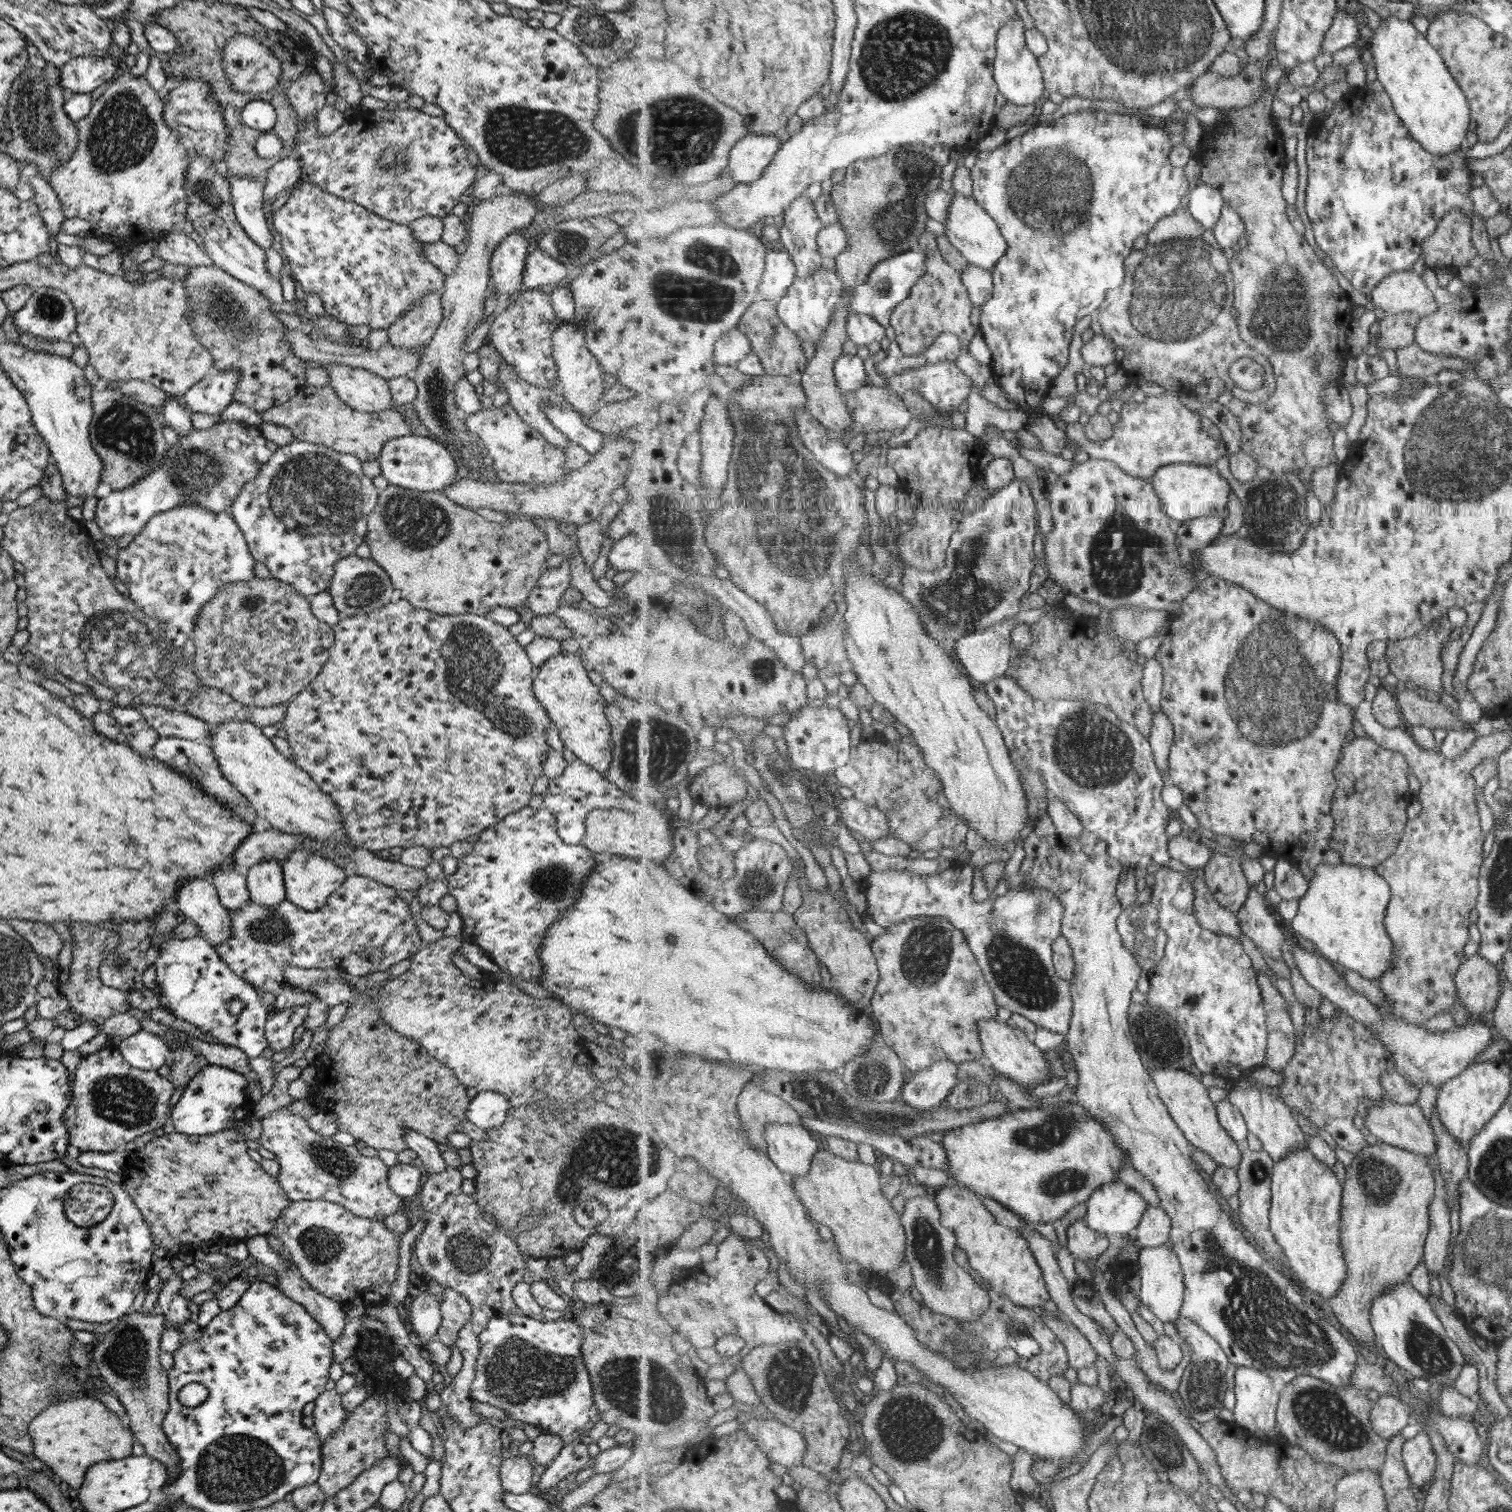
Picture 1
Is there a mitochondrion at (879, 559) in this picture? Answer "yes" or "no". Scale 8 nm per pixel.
no

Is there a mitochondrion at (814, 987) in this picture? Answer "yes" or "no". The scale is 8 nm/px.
no

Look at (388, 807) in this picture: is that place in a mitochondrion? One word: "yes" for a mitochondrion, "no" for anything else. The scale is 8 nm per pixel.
no

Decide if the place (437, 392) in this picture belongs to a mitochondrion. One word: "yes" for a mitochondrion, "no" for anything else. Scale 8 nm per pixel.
yes

